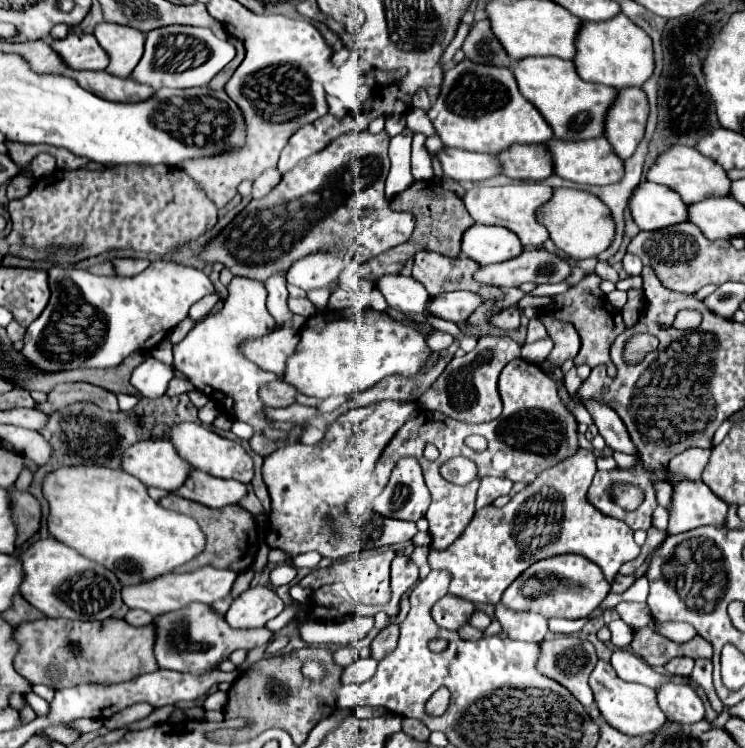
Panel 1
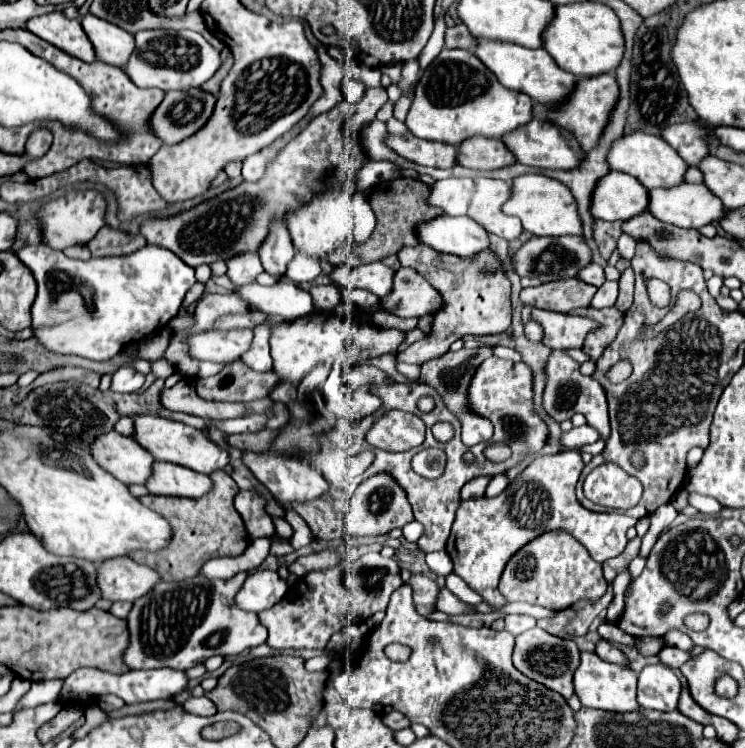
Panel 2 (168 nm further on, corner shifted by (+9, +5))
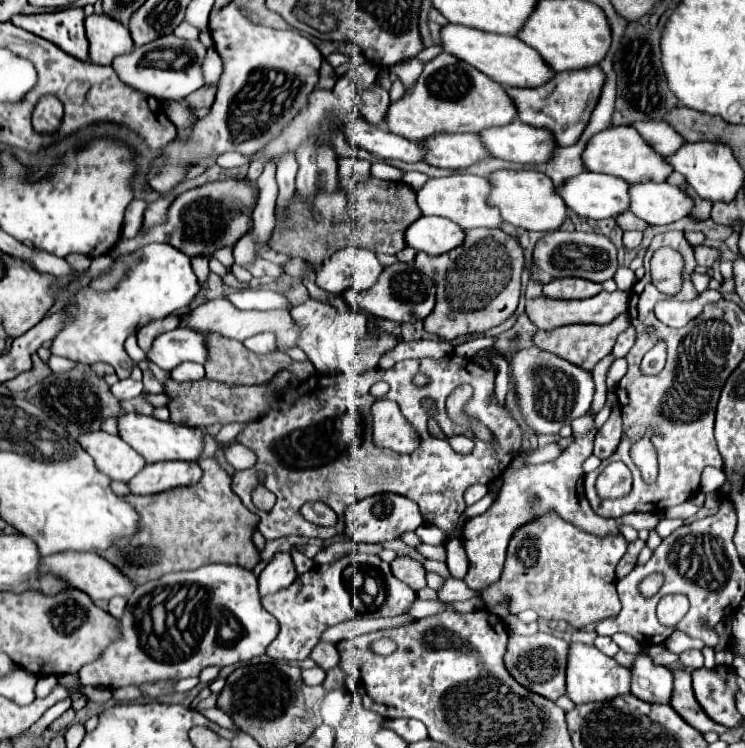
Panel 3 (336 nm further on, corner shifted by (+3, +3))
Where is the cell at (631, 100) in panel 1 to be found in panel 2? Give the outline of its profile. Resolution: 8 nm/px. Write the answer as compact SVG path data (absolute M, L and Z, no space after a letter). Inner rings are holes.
M610 72L606 76L596 76L594 80L578 80L574 98L570 98L570 104L566 104L566 108L558 108L558 112L546 112L546 108L538 108L538 104L534 104L534 114L542 114L548 120L562 124L562 128L570 128L570 132L574 132L574 136L578 136L578 142L582 144L582 148L586 148L586 152L590 152L598 146L598 142L610 122L610 116L620 100L618 96L620 96L620 88L616 82L616 74Z

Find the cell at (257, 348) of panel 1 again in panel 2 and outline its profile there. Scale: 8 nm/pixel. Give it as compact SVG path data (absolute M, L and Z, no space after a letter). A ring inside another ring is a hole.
M250 328L210 330L190 338L190 352L202 360L234 362L252 346L254 332Z

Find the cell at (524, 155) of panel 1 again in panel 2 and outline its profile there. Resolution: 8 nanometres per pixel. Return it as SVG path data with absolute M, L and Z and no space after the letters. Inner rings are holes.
M466 140L458 146L458 164L474 170L498 170L516 164L516 156L502 140Z

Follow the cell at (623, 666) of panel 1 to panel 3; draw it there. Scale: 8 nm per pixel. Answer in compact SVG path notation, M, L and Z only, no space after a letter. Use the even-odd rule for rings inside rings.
M598 636L596 640L594 640L594 646L600 650L600 652L604 652L606 656L614 656L620 648L618 648L618 644L612 640L612 638L608 638L608 636Z

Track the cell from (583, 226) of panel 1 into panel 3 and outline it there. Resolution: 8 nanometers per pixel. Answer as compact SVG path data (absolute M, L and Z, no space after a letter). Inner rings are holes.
M498 170L492 172L488 180L492 186L488 206L498 208L502 220L524 230L556 230L566 220L566 206L546 174L536 170Z

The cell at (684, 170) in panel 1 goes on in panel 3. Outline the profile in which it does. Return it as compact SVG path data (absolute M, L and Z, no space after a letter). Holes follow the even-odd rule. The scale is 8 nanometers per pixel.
M610 126L608 130L602 130L600 134L594 134L584 152L582 152L582 164L590 172L602 172L602 174L612 174L628 184L638 184L638 182L664 182L666 176L672 172L668 170L668 164L660 154L656 154L642 138L636 134L632 126Z

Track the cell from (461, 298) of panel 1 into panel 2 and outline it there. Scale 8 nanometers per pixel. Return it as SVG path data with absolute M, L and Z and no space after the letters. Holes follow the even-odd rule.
M400 268L394 276L394 294L382 298L388 312L398 312L402 318L436 314L444 308L442 294L432 288L412 268Z

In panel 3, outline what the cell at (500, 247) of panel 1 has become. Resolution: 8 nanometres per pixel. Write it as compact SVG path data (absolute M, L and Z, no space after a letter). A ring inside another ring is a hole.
M420 216L416 222L408 226L404 232L406 246L426 252L430 256L444 254L464 240L464 232L454 222L448 222L448 218L436 218L436 216Z

